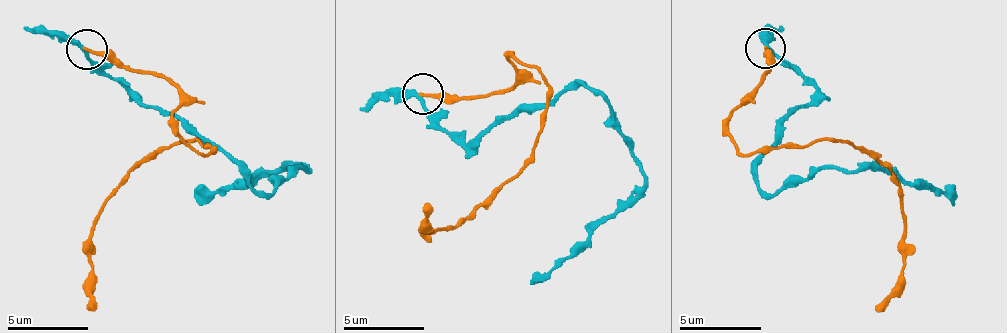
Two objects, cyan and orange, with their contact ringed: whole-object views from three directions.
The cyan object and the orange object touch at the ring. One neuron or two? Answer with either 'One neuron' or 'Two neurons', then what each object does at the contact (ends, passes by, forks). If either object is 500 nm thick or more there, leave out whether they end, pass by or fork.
Two neurons. At the ring cyan passes by. At the ring orange ends

